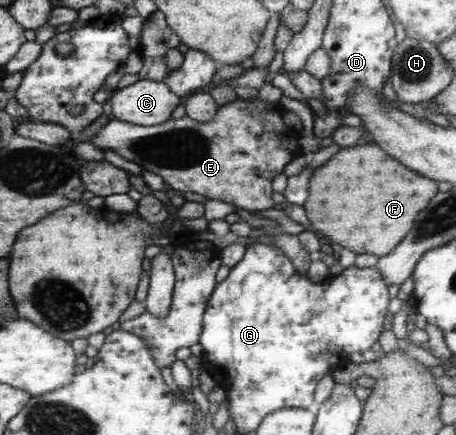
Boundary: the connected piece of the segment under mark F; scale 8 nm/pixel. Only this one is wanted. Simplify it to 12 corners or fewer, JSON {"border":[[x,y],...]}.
{"border":[[378,144],[316,168],[302,207],[355,254],[389,254],[437,194]]}

